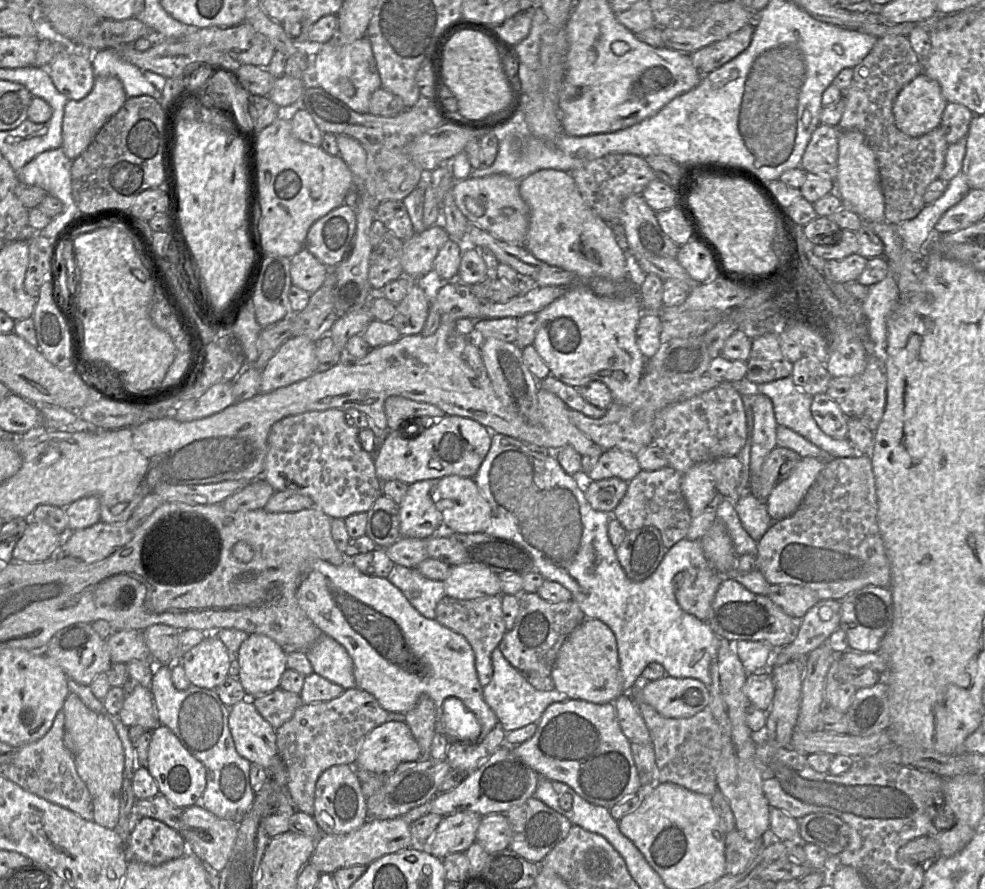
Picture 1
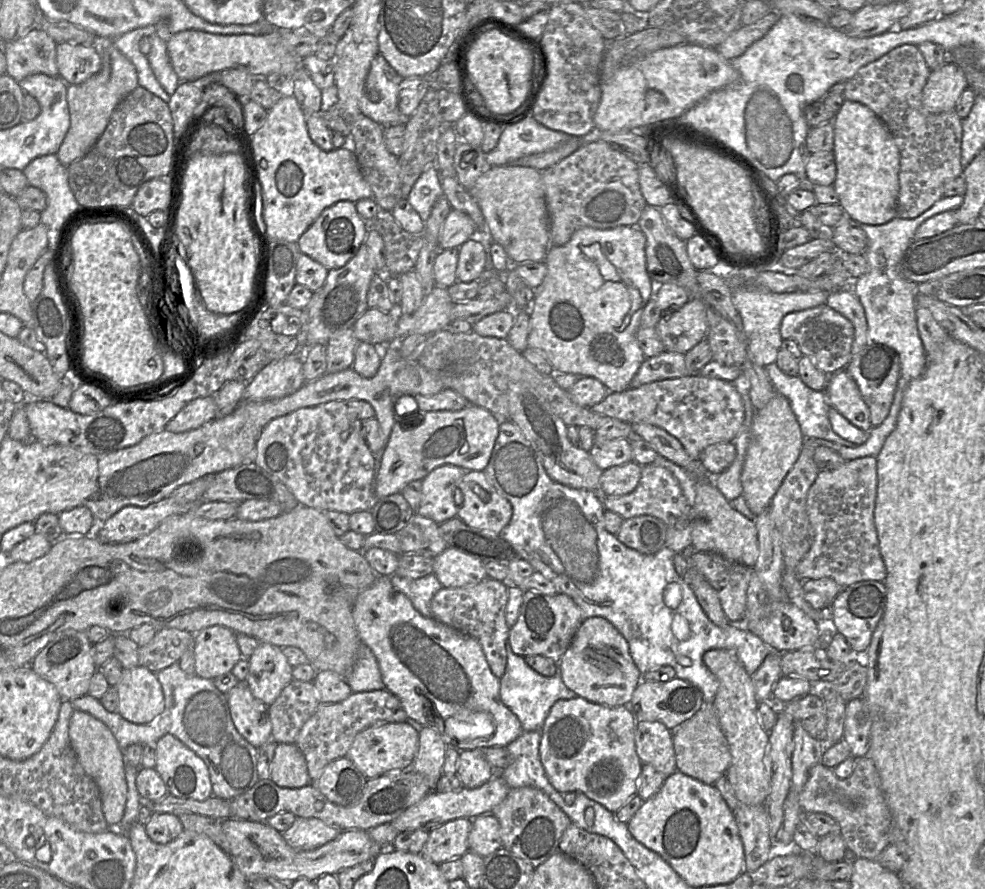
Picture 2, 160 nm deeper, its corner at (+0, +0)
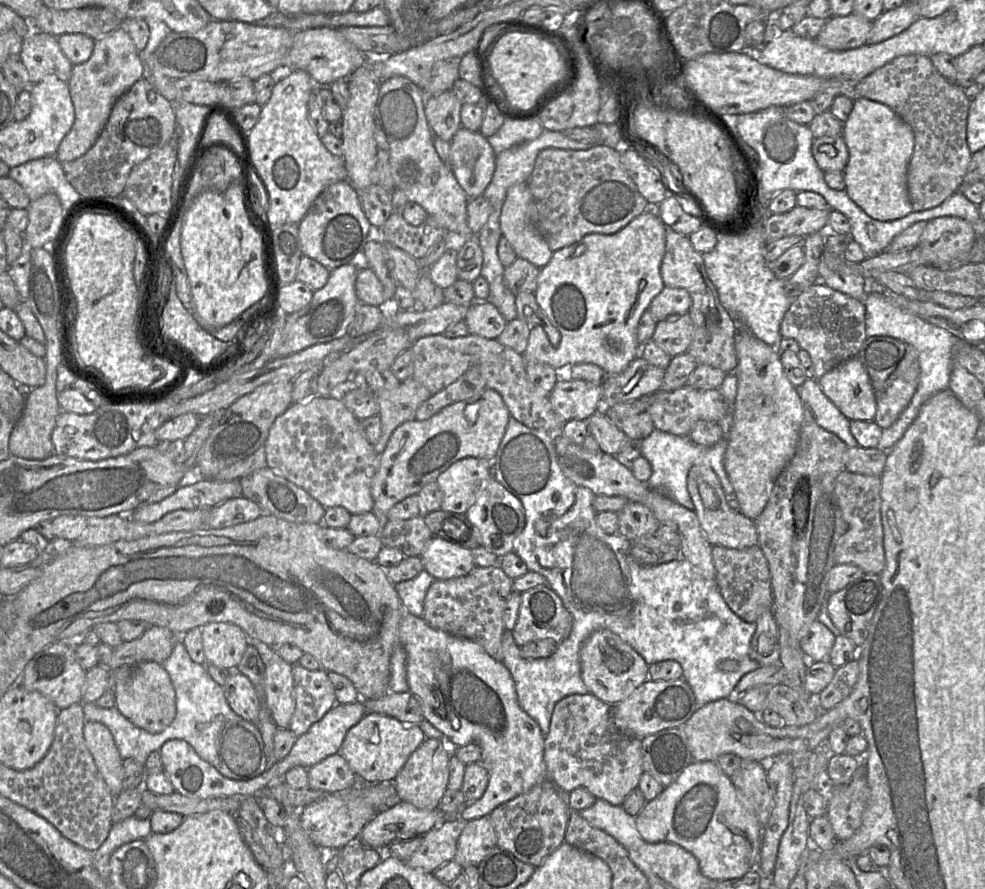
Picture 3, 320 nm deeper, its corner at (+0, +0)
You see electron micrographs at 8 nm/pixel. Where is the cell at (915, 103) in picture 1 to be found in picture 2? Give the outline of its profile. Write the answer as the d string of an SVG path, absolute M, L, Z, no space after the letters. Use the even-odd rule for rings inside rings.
M952 62L932 70L922 91L922 104L930 113L954 110L968 87L963 70Z

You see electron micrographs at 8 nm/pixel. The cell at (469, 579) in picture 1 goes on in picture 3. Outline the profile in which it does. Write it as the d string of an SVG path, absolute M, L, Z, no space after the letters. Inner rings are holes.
M438 537L431 538L420 557L425 571L435 580L465 576L476 567L471 550Z

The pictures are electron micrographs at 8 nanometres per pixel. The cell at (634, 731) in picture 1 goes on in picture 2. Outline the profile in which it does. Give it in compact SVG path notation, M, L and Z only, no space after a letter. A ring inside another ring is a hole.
M637 722L636 752L642 764L649 764L665 777L677 771L673 732L660 722Z

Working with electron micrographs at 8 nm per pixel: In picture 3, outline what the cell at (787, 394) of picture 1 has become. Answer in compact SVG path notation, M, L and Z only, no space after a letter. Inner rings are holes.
M806 379L796 389L820 427L837 435L848 447L859 446L850 431L850 420L824 394L817 379Z

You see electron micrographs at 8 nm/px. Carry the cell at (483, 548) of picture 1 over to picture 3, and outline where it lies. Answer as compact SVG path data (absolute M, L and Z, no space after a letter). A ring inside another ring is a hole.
M437 510L424 513L424 521L433 537L469 550L481 546L480 534L465 513Z

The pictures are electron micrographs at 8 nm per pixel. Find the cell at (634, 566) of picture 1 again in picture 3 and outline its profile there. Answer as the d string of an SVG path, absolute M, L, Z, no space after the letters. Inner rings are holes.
M629 501L618 514L617 534L628 540L654 535L660 523L644 505Z

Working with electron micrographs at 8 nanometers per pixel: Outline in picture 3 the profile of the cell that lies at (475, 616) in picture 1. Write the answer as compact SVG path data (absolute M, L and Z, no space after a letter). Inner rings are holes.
M499 565L476 566L465 576L437 579L427 590L423 619L436 629L480 644L493 659L502 662L503 612L513 591L512 581Z

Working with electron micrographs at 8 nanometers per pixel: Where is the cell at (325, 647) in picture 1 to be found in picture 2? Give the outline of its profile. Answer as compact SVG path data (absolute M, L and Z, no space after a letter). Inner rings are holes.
M361 644L351 673L345 678L352 692L366 692L385 688L377 660L366 645Z

